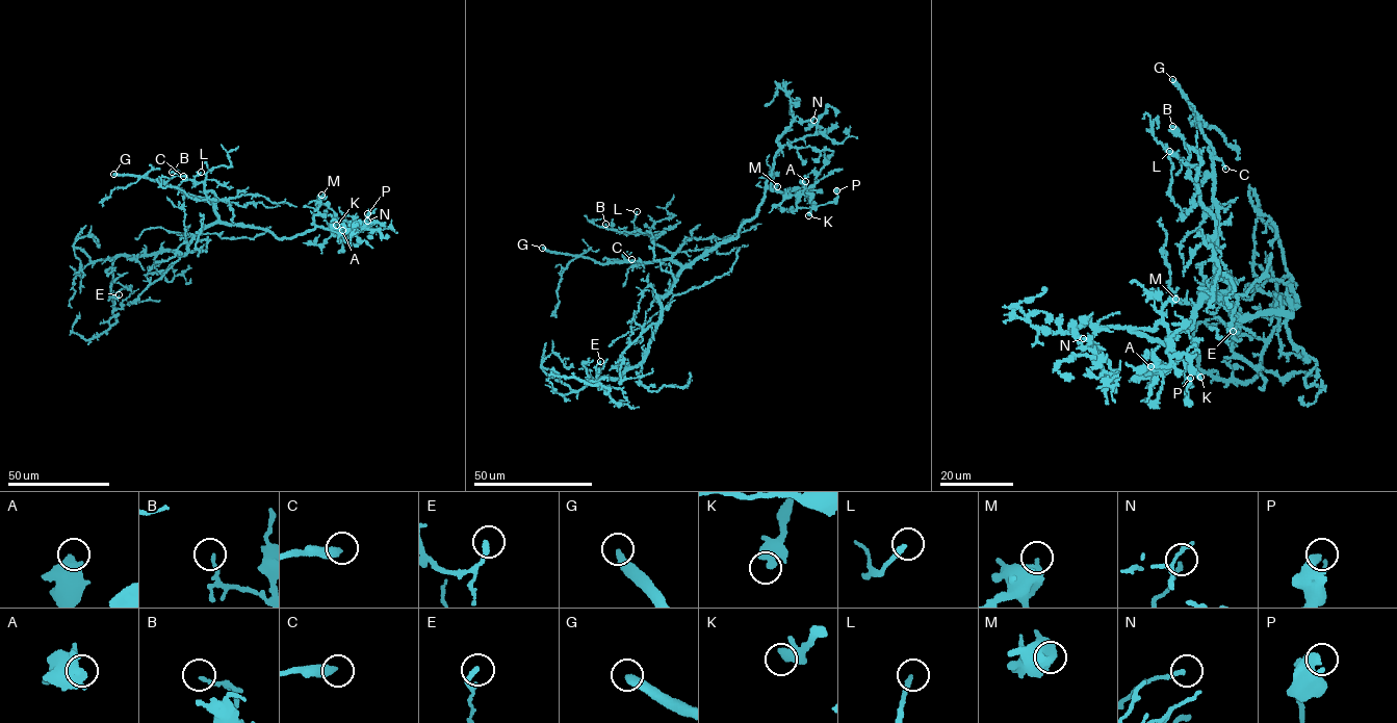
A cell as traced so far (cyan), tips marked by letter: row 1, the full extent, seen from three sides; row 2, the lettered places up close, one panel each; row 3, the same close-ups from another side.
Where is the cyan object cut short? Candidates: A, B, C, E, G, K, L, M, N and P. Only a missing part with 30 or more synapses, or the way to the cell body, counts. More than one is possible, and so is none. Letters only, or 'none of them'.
G

